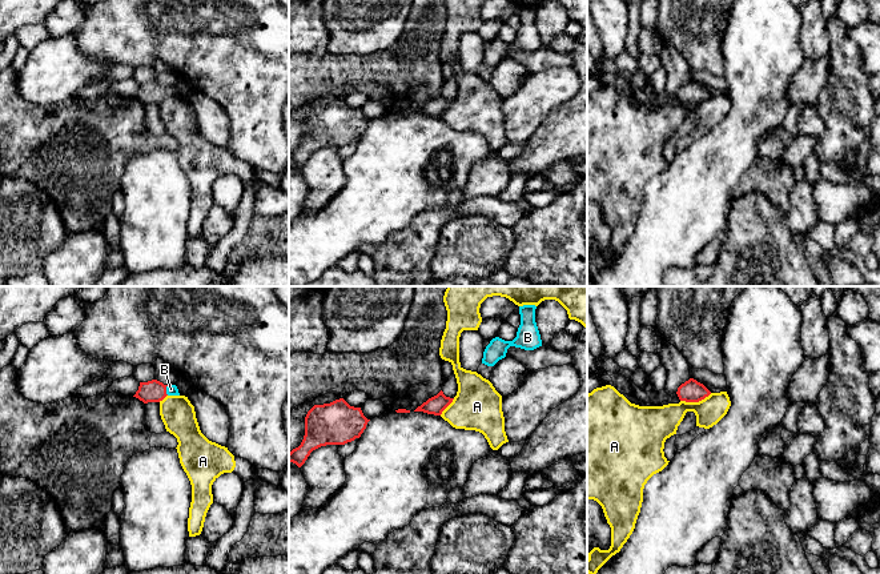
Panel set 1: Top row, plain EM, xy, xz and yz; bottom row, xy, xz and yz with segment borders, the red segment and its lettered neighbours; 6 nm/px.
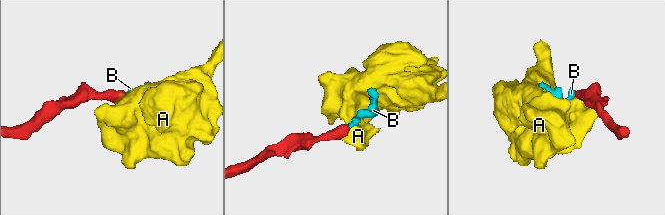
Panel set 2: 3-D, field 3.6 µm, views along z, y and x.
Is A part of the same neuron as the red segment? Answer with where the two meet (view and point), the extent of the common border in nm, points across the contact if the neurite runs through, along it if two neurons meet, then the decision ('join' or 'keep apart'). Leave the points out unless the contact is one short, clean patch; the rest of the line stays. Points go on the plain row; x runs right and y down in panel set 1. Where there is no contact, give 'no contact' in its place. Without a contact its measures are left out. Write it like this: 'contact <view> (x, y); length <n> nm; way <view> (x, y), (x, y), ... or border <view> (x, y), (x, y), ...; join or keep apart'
contact yz (695, 103); length 200 nm; border yz (711, 95), (698, 103), (680, 103); keep apart

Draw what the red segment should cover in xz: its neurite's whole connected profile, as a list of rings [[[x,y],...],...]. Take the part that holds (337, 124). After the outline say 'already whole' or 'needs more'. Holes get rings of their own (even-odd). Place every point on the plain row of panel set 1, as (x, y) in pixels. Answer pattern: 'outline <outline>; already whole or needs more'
outline [[[343,100],[314,107],[305,119],[304,141],[289,154],[289,164],[301,169],[318,149],[345,146],[359,140],[369,123],[361,109],[350,108]]]; already whole

